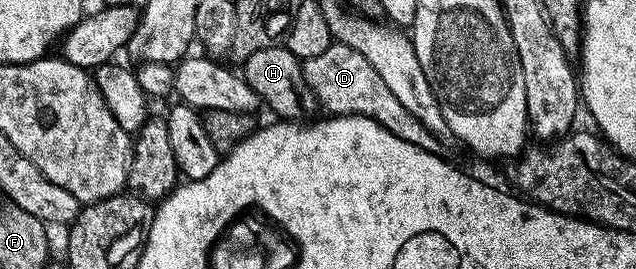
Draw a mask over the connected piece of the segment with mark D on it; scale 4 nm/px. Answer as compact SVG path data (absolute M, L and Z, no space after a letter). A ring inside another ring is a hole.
M333 42L324 54L303 60L302 70L304 82L308 82L315 101L321 107L323 104L329 115L367 116L380 122L384 130L396 134L396 138L404 138L404 142L412 142L412 146L420 146L429 152L439 151L439 137L433 136L420 121L412 118L412 114L408 114L408 110L404 110L404 106L400 106L400 98L396 98L396 94L388 90L384 78L376 74L372 62L368 62L368 58L360 54L360 50L352 50L352 46Z

